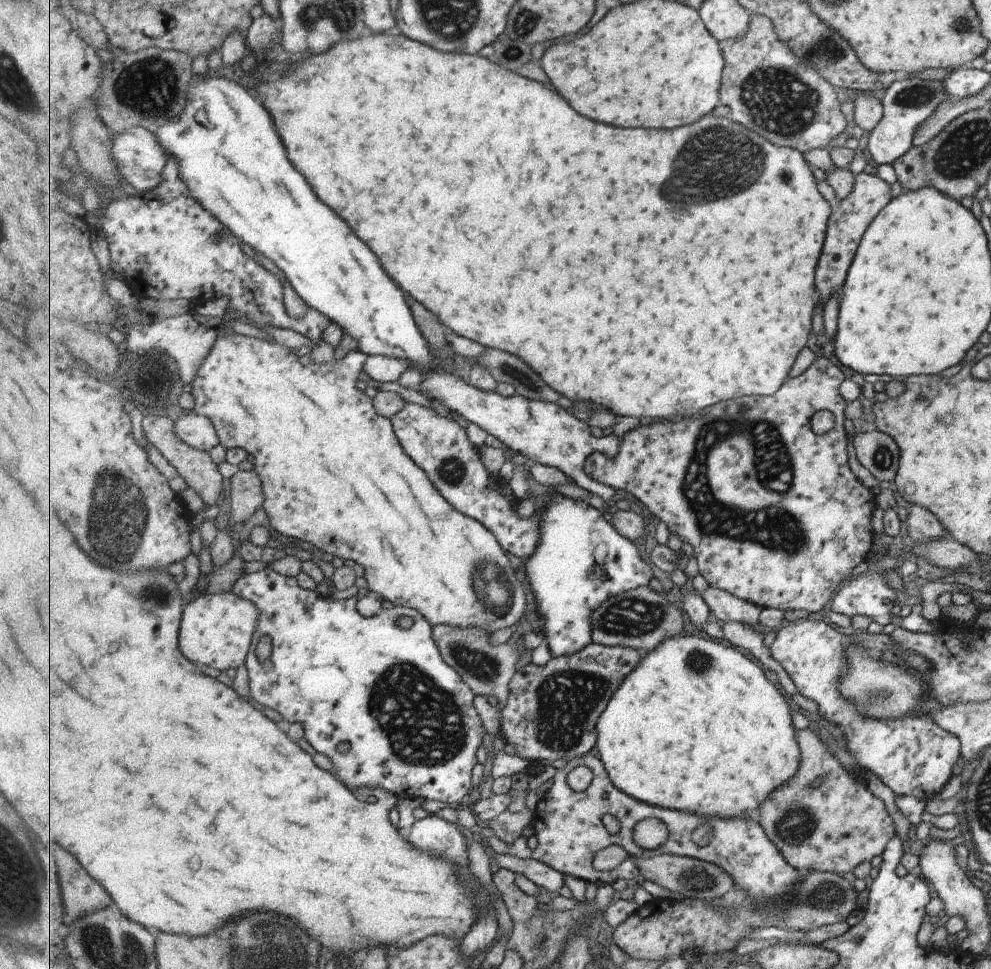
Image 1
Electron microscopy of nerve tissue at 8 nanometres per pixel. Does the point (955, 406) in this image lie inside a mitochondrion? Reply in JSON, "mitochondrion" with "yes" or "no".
{"mitochondrion":"no"}

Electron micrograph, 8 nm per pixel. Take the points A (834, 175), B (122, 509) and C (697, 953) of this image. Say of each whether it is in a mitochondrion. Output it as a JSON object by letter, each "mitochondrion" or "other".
{"A":"other","B":"mitochondrion","C":"other"}

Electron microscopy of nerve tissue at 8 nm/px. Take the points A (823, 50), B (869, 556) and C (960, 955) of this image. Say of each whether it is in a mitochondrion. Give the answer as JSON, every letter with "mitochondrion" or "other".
{"A":"mitochondrion","B":"other","C":"other"}

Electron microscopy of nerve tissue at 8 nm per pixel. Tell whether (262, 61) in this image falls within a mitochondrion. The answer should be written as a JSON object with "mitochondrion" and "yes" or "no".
{"mitochondrion":"no"}

